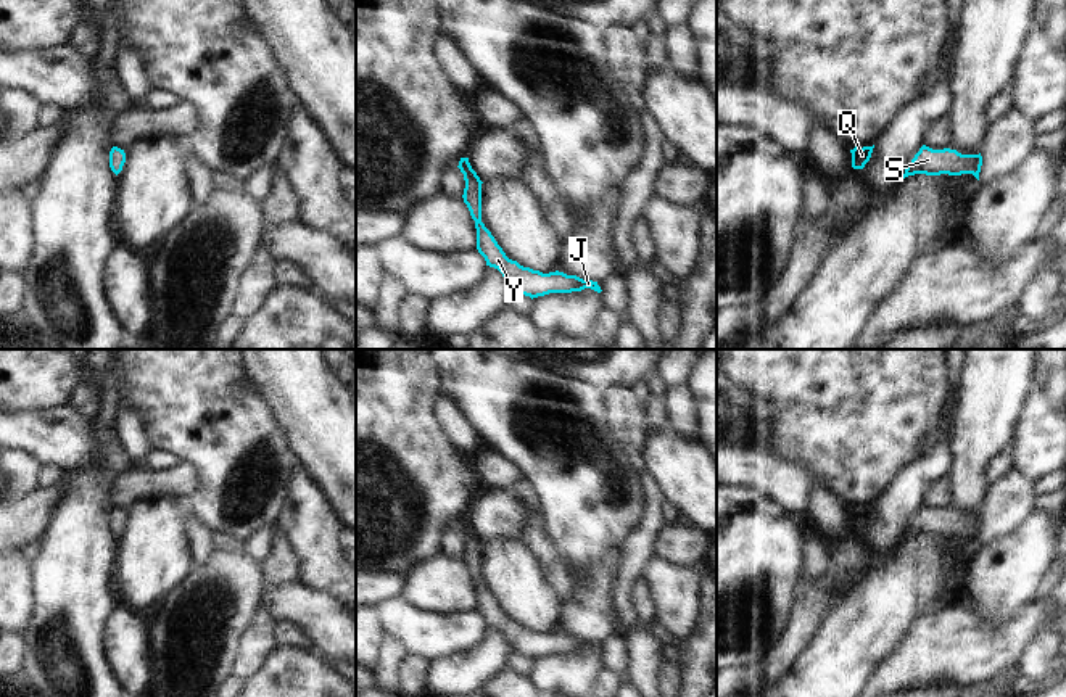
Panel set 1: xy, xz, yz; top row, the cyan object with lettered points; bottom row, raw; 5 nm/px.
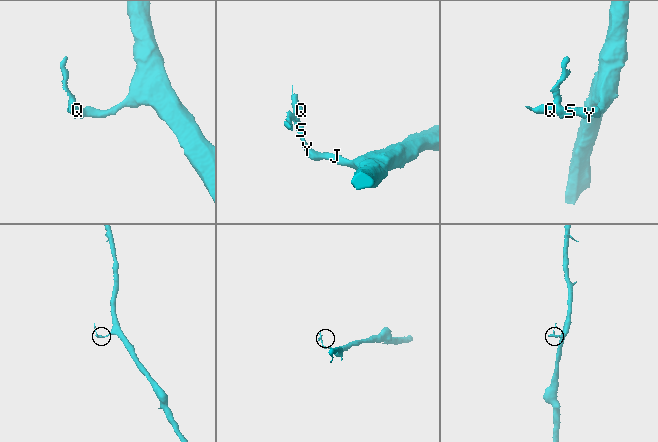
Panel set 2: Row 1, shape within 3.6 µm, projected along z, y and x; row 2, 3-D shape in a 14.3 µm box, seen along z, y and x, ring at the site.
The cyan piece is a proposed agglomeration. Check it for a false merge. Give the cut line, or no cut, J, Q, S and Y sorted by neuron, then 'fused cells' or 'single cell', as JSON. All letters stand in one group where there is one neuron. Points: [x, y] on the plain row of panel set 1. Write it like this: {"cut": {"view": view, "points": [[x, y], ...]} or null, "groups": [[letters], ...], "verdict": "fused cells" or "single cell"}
{"cut": null, "groups": [["J", "Q", "S", "Y"]], "verdict": "single cell"}

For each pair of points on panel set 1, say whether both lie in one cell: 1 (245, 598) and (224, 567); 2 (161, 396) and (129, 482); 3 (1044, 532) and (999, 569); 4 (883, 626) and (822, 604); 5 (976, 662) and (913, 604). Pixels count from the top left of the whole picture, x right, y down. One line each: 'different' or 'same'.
1: same
2: different
3: same
4: different
5: different

